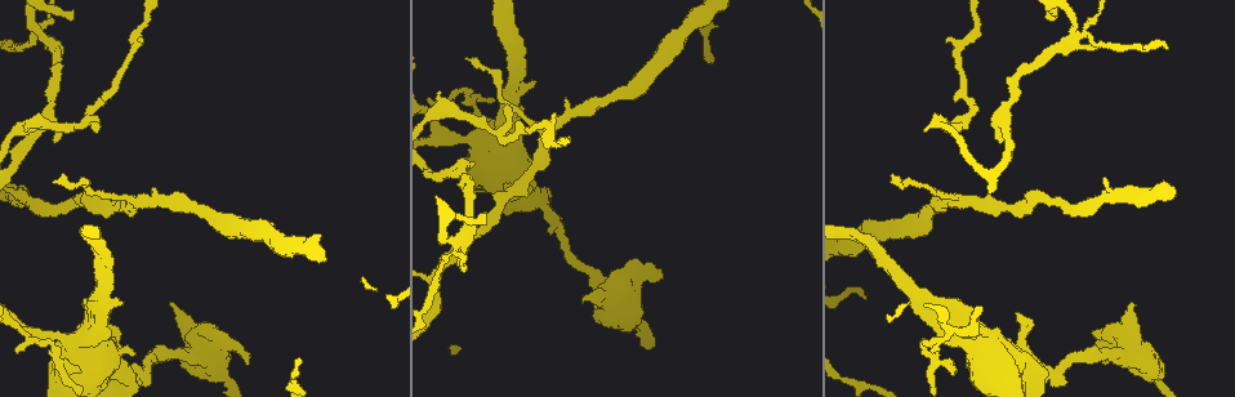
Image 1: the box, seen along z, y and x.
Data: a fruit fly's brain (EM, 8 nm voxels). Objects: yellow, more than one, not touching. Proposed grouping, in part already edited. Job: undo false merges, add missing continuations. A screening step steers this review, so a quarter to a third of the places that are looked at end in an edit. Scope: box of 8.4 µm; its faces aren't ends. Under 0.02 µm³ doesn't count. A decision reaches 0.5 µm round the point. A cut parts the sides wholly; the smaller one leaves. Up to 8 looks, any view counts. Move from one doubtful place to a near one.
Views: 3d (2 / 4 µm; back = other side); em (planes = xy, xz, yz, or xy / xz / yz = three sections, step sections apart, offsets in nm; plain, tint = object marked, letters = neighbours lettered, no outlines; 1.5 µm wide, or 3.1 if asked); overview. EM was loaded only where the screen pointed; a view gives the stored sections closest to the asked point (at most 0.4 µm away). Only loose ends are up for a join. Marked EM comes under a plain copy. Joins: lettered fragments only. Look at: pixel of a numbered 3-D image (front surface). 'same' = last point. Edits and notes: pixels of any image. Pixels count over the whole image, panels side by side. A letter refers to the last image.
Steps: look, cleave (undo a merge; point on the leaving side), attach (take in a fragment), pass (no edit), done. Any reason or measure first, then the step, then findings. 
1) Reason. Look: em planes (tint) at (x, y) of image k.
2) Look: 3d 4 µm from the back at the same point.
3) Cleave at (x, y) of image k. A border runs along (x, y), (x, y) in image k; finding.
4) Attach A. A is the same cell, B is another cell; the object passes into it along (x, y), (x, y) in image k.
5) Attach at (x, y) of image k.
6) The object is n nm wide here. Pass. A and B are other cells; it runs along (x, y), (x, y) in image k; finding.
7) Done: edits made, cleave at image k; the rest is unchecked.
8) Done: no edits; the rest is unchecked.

Abrupt turn. Look: em planes (letters) at (461, 89) of image 1.

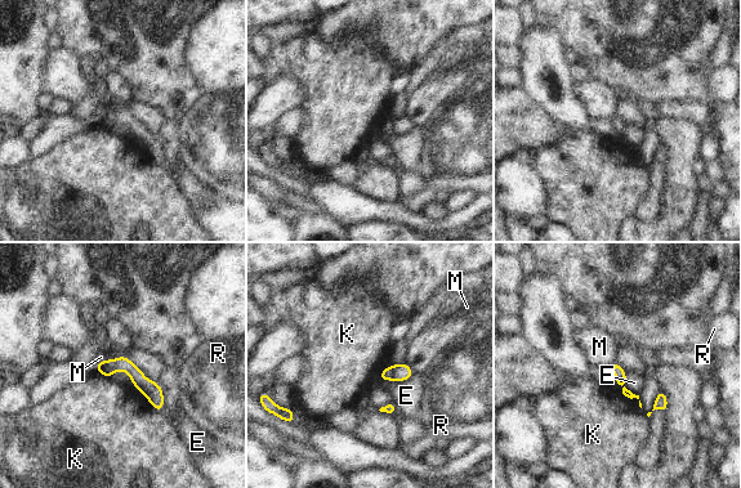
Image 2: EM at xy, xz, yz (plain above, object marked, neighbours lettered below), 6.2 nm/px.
Cleave at (385, 374) of image 2. E, K, M and R are other cells; a border runs along (389, 367), (391, 379) in image 2; two neurons meet here.

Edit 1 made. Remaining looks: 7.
Look: overview.

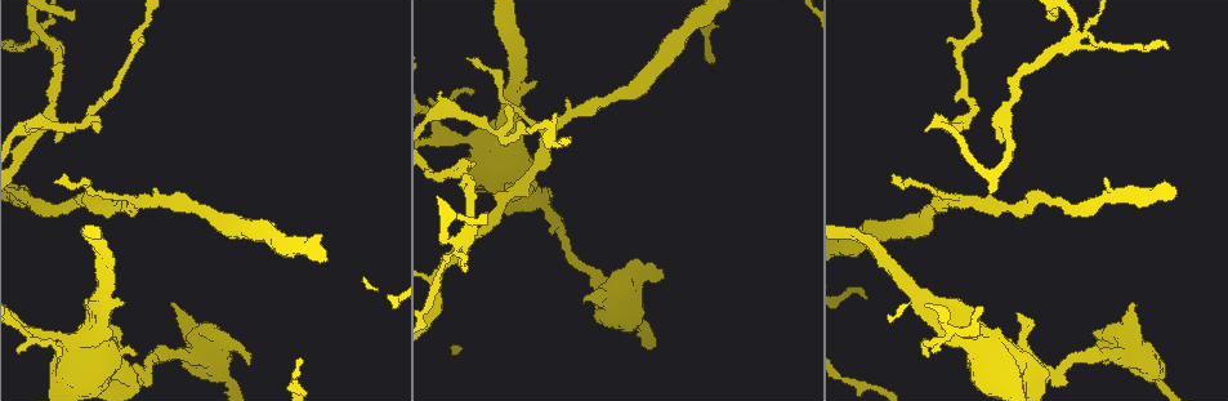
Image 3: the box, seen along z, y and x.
Thick end. Look: 3d 2 µm at (506, 211) of image 3.

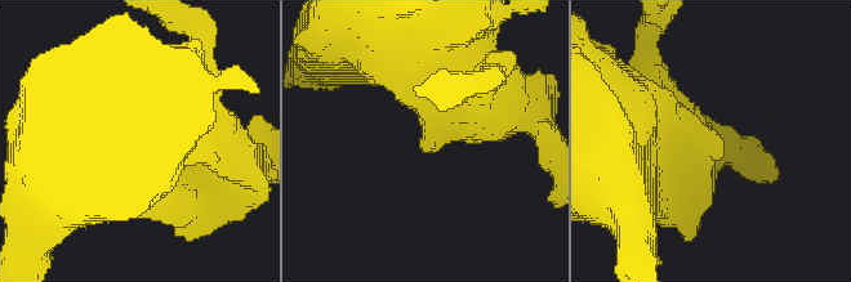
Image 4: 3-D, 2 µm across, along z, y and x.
Now the EM. Look: em xy step 8 (tint) at (428, 147) of image 4.

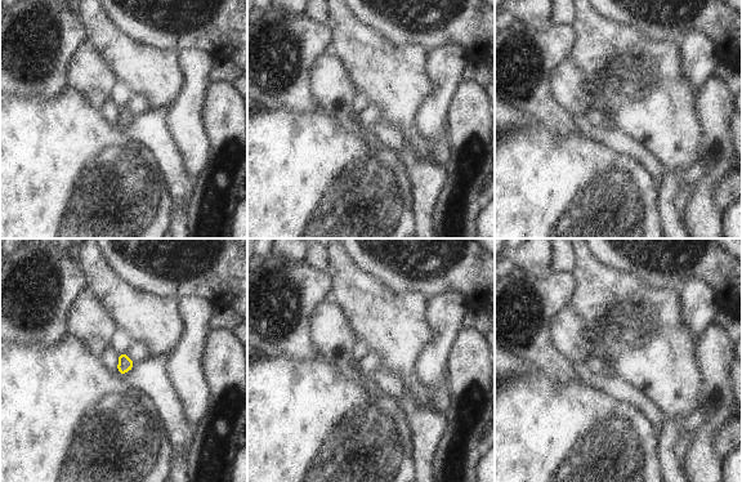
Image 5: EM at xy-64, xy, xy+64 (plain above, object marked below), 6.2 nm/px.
Look: em xz step 8 (letters) at the same point.

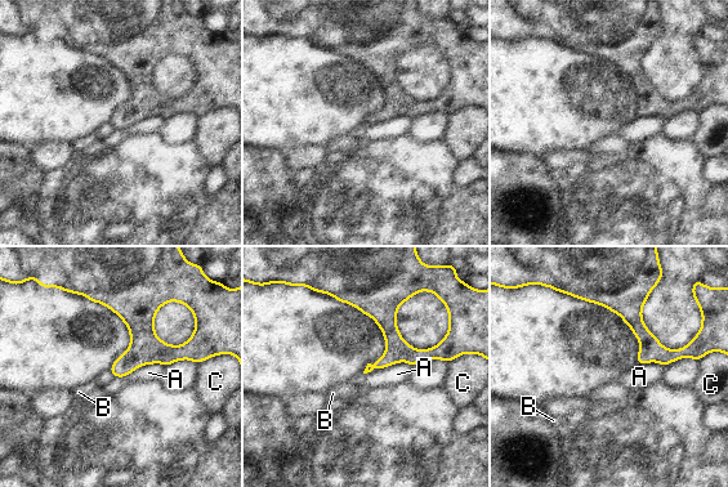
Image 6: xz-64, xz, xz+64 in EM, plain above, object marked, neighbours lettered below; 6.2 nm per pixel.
Pass. A, B and C are other cells; it runs along (112, 293), (162, 352), (195, 358) in image 6; no lettered fragment goes on from it.

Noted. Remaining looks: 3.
Sharp bend. Look: em xz step 4 (tint) at (447, 106) of image 3.

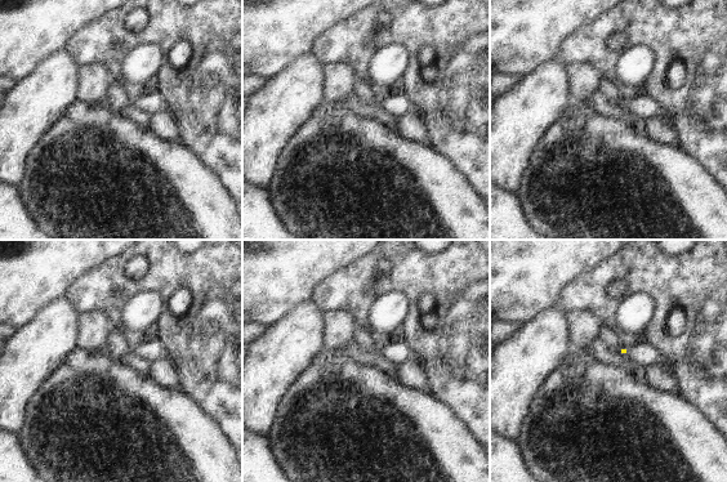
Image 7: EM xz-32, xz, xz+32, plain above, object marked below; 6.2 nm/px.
Look: em planes (letters) at the same point.

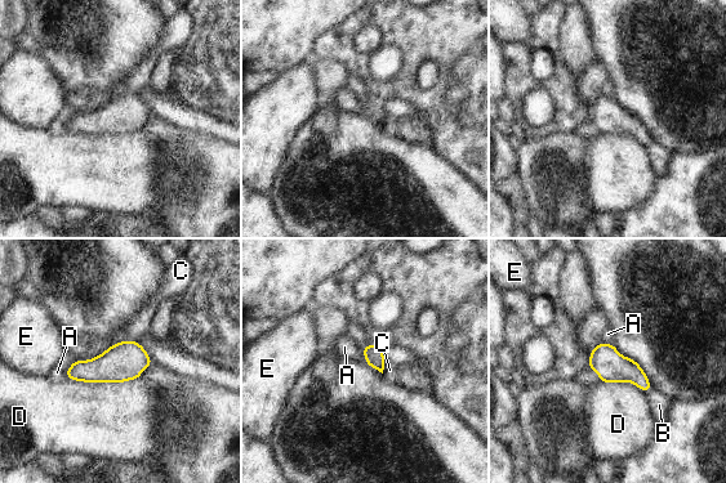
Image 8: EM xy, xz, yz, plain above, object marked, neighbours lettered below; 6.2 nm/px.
The object is 120 nm wide here. Pass. A, B, C, D and E are other cells; a border runs along (75, 359), (68, 367), (66, 378) in image 8; all the same neuron.

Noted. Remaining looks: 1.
Done: edits made, cleave at image 2; the rest is unchecked.

